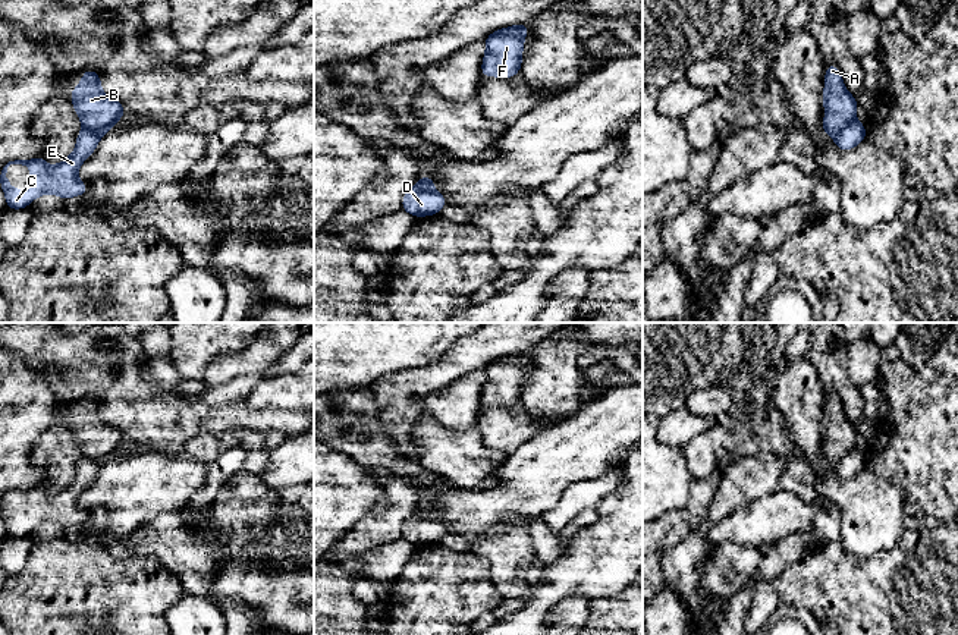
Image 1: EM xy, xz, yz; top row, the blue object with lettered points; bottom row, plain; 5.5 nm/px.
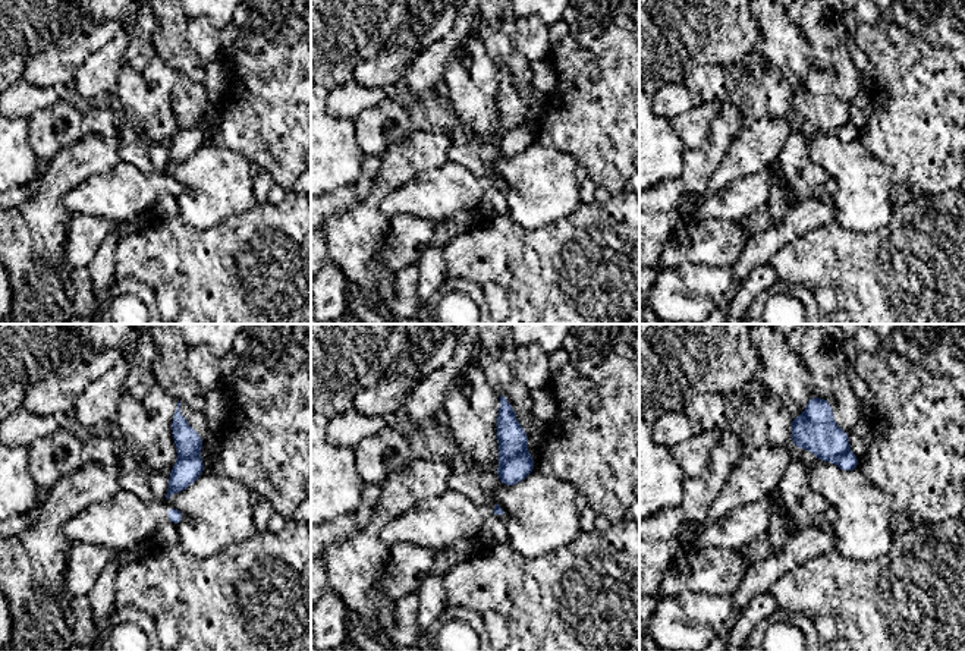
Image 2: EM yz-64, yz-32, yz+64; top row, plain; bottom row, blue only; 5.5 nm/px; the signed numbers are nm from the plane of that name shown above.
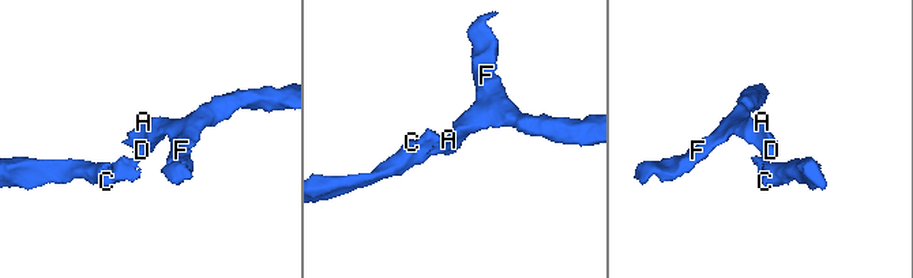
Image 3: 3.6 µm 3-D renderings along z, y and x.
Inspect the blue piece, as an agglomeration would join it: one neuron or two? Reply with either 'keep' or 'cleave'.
cleave

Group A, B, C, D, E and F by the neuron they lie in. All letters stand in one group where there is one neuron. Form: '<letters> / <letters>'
A B F / C D E

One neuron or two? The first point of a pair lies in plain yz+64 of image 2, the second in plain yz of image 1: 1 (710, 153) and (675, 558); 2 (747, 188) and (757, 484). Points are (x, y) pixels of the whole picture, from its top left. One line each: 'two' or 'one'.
1: two
2: two

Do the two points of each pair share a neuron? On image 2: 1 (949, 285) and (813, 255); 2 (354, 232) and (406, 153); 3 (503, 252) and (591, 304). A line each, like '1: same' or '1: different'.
1: same
2: same
3: same

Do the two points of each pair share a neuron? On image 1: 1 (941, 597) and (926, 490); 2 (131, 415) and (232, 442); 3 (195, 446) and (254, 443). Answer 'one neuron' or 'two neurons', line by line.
1: two neurons
2: two neurons
3: one neuron

